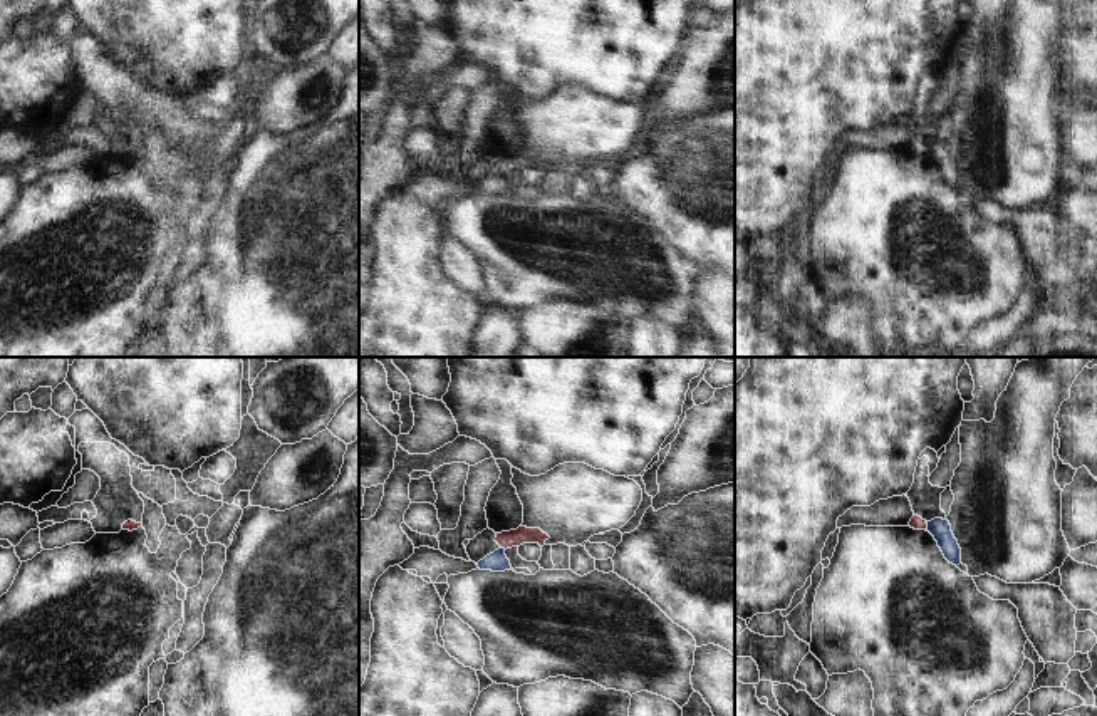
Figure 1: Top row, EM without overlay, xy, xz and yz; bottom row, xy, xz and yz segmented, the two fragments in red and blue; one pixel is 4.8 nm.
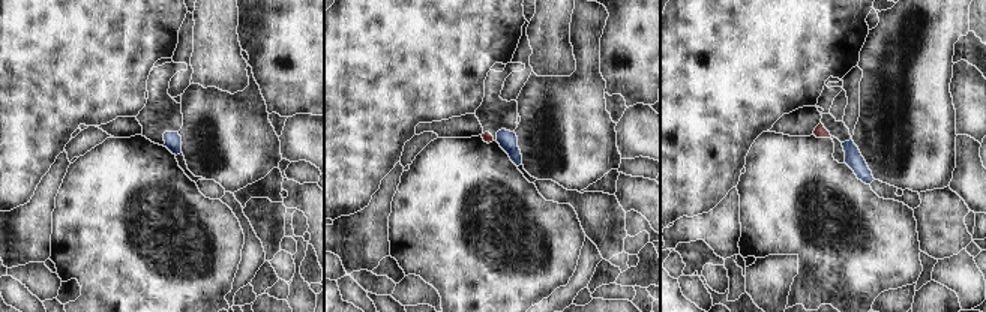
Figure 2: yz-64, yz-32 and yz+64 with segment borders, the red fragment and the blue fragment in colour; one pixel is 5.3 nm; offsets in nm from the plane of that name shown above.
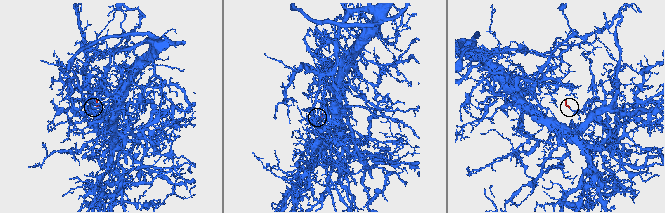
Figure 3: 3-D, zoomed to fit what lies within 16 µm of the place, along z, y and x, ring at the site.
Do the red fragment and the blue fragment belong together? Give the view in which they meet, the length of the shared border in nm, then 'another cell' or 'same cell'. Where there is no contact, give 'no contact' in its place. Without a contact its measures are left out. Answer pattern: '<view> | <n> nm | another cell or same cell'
yz | 50 nm | another cell

